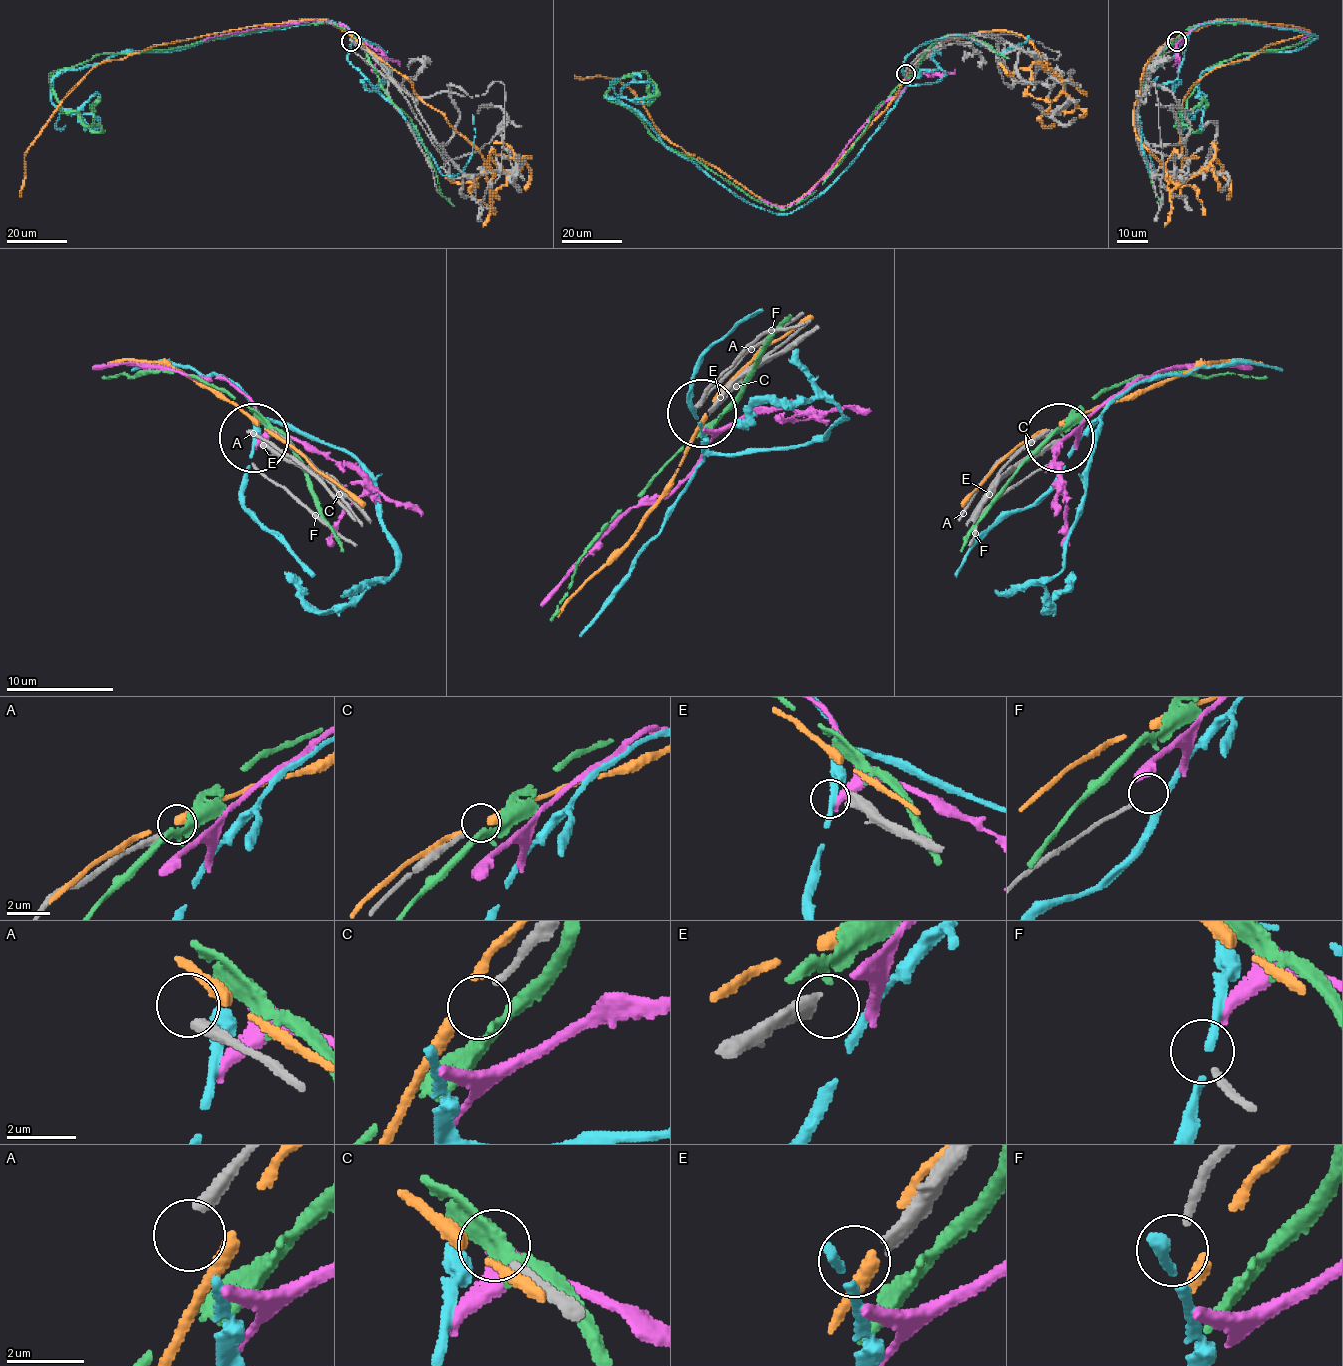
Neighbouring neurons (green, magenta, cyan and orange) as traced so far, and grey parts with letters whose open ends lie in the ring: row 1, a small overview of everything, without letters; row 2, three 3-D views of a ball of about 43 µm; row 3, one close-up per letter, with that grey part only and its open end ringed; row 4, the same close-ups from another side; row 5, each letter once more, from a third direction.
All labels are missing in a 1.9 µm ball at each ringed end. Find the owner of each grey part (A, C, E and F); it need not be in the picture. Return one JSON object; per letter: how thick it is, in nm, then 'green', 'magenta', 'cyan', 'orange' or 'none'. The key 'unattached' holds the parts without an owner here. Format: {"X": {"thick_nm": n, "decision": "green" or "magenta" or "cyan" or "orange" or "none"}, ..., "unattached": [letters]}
{"A": {"thick_nm": 380, "decision": "none"}, "C": {"thick_nm": 190, "decision": "none"}, "E": {"thick_nm": 460, "decision": "none"}, "F": {"thick_nm": 200, "decision": "none"}, "unattached": ["A", "C", "E", "F"]}

